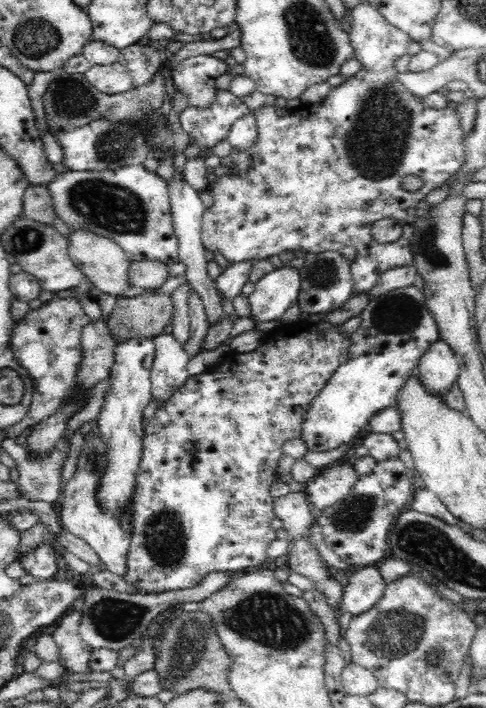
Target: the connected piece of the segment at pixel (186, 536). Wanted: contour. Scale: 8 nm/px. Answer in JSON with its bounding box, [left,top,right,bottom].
[126,322,351,594]

